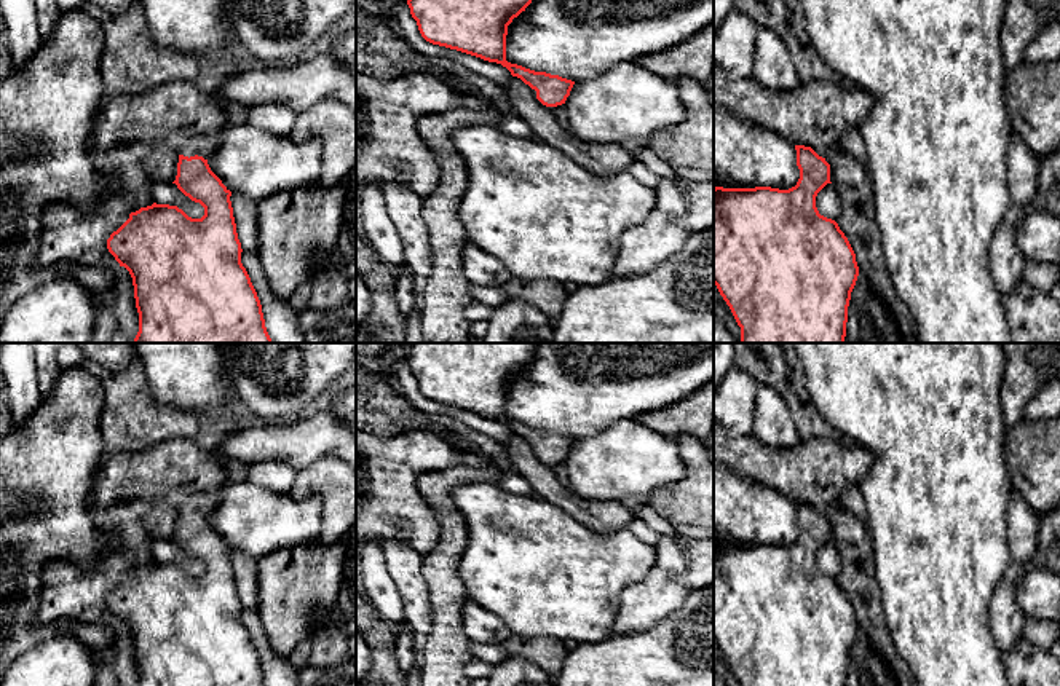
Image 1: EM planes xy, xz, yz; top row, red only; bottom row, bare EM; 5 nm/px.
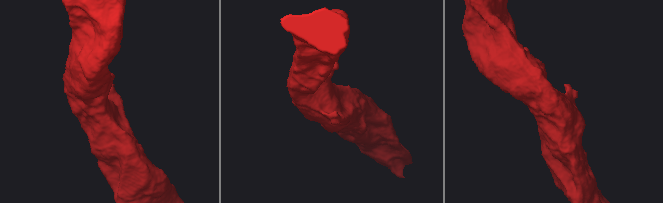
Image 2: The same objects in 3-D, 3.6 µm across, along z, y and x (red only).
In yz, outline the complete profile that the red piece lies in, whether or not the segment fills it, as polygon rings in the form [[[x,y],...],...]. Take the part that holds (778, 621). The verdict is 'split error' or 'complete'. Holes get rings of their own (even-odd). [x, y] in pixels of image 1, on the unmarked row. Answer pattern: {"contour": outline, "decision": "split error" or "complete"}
{"contour": [[[795,503],[795,507],[800,536],[789,547],[714,546],[714,641],[741,686],[846,686],[851,649],[859,633],[856,611],[838,581],[816,565],[817,550],[832,541],[825,515],[841,506]]], "decision": "split error"}

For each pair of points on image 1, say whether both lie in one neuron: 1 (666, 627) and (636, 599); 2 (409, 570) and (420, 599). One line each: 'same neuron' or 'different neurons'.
1: different neurons
2: same neuron

